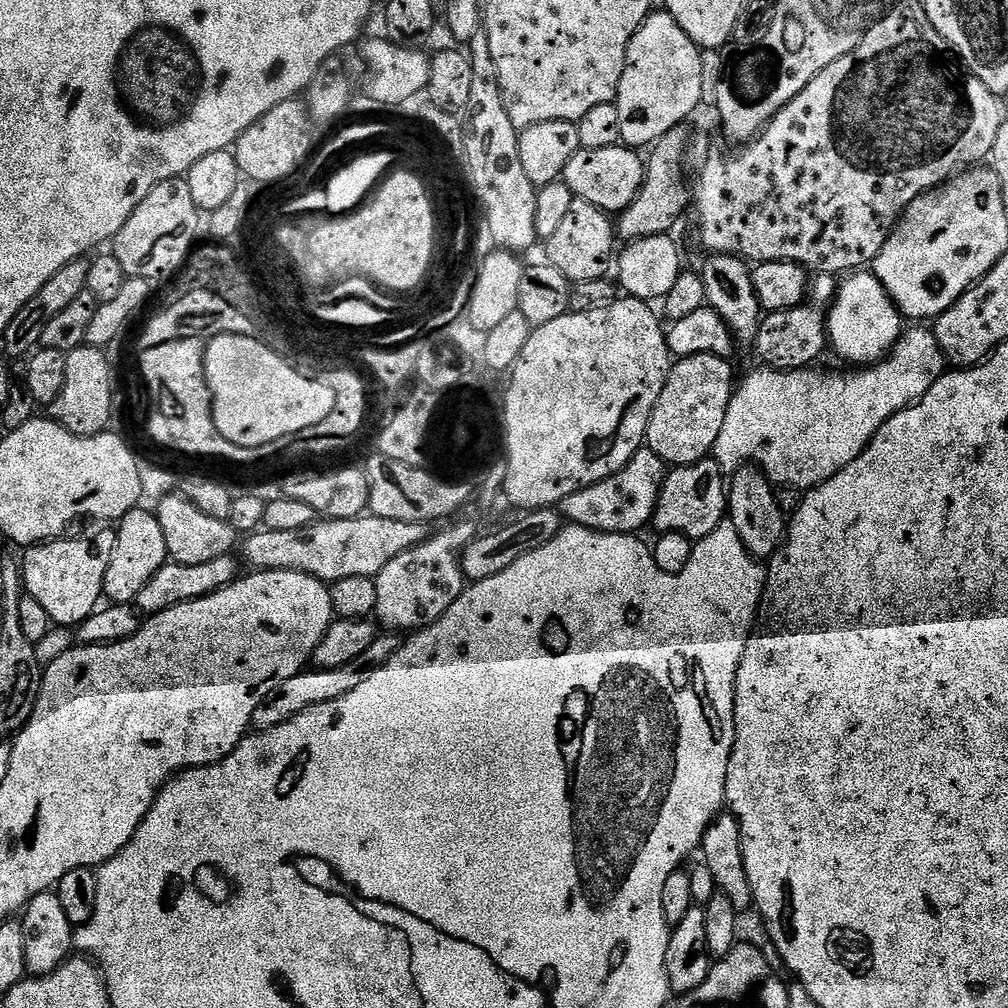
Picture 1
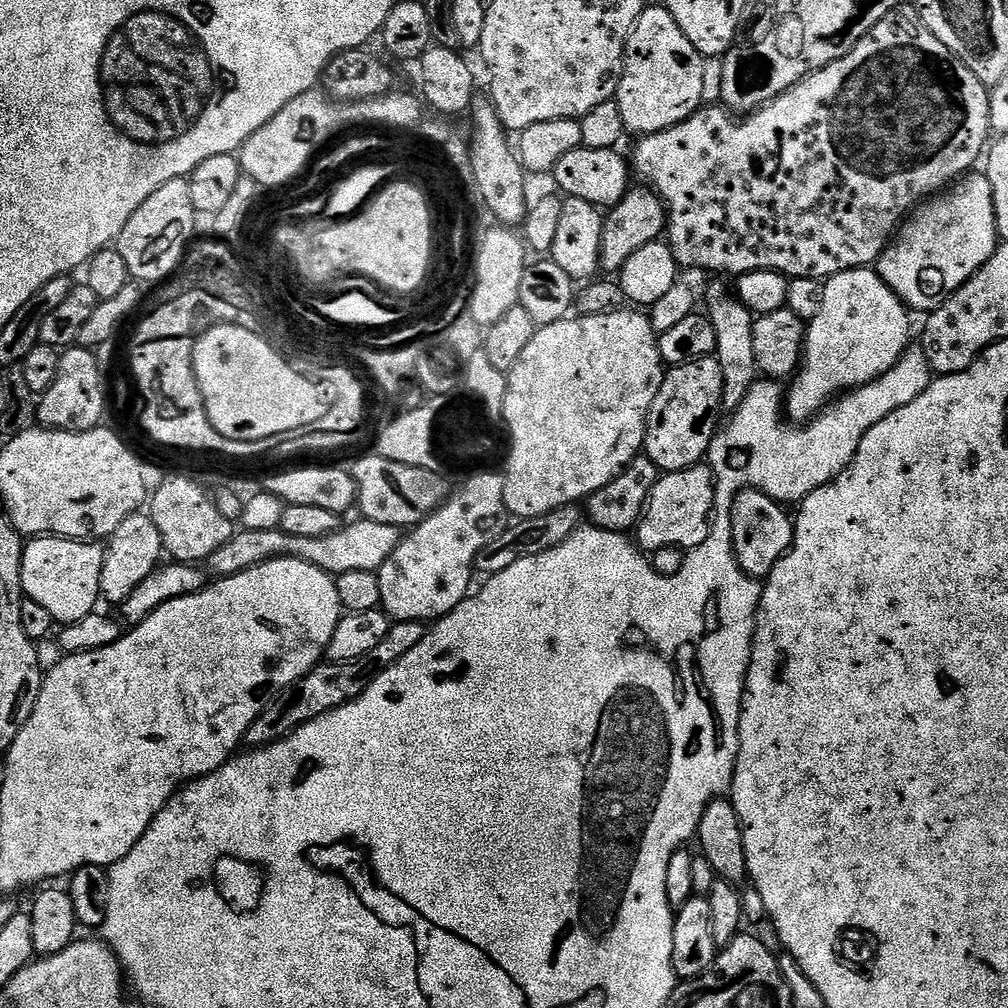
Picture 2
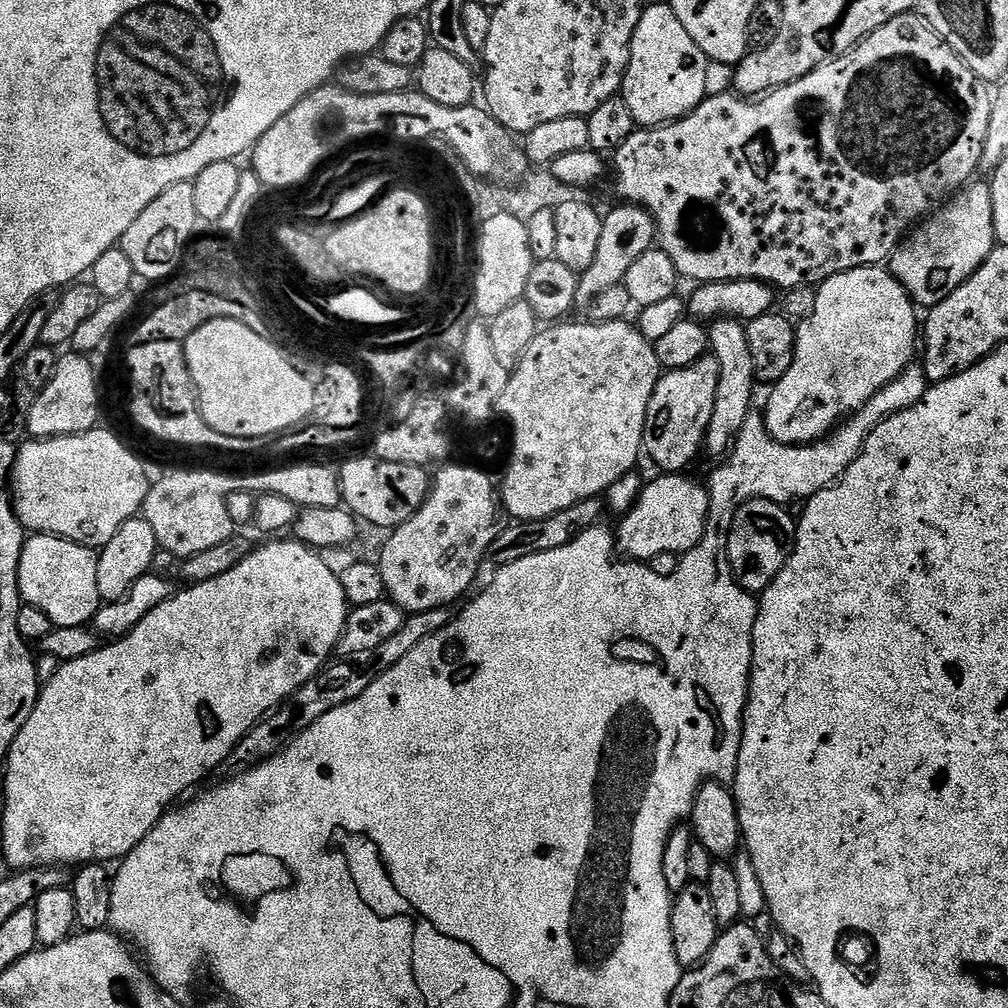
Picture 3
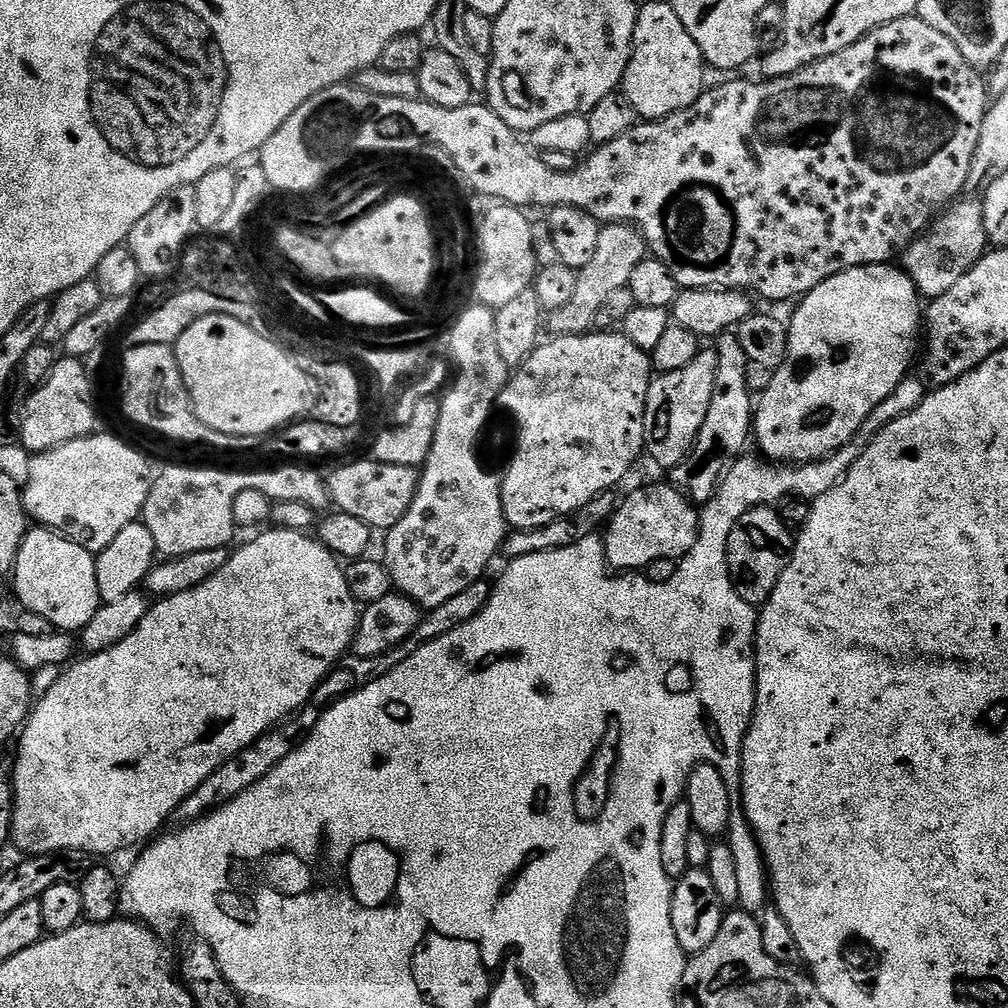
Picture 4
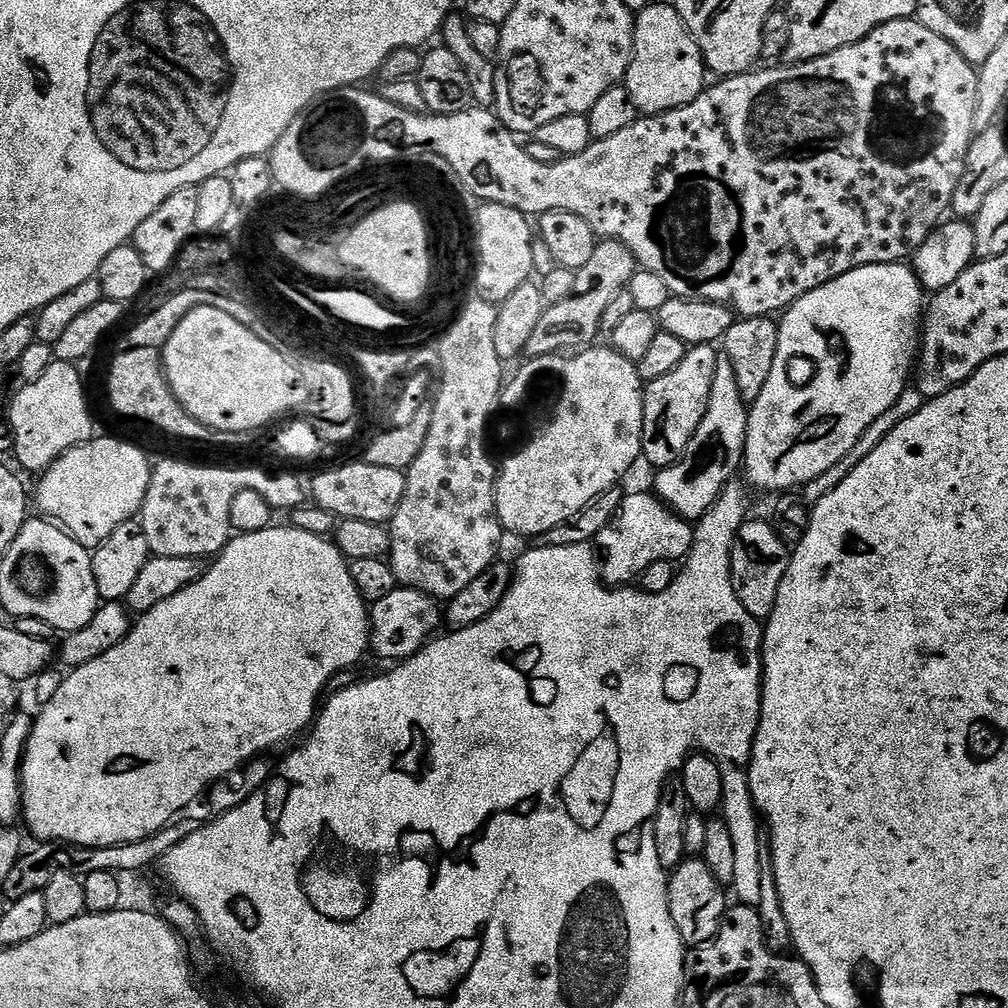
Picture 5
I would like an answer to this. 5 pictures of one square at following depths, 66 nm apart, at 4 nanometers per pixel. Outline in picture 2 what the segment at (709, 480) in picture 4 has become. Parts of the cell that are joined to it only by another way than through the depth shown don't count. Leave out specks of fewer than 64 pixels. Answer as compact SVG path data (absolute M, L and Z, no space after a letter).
M712 284L708 288L708 321L714 326L716 339L716 361L722 366L722 402L723 411L731 414L746 398L746 394L758 382L756 363L754 362L754 314L724 284Z

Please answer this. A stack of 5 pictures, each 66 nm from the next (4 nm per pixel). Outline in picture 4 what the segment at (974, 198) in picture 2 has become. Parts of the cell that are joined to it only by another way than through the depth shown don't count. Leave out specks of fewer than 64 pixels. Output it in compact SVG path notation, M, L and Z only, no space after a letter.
M953 203L927 232L913 240L908 251L903 253L902 267L914 282L921 297L935 298L946 294L946 290L950 290L950 286L954 286L954 282L958 282L962 274L971 270L986 251L983 207L979 203L960 203Z

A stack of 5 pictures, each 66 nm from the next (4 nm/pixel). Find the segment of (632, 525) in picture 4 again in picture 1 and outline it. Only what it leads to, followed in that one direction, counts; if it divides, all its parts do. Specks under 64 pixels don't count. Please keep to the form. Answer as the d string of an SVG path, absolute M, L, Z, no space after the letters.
M709 458L673 467L665 475L664 485L658 494L658 506L652 515L651 527L656 528L657 533L677 532L689 536L693 542L699 542L706 538L706 534L725 523L728 515L726 473L715 459Z

